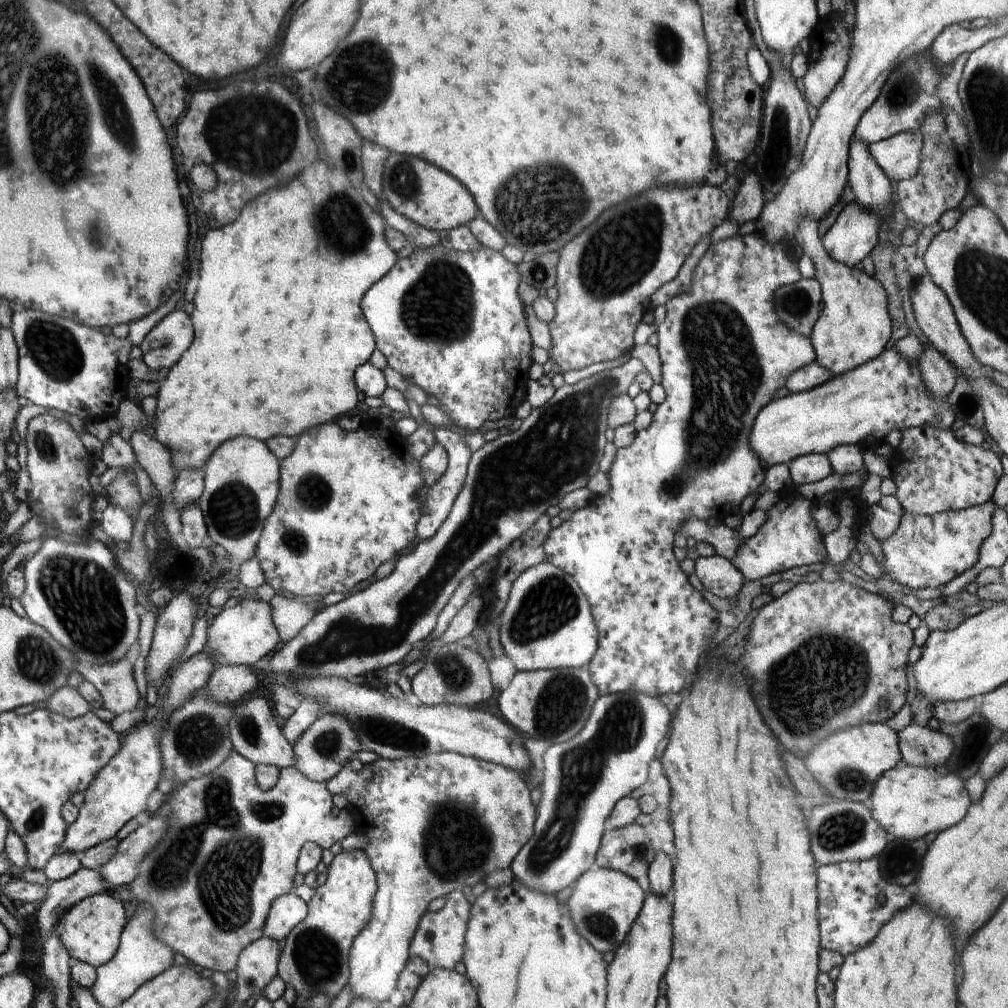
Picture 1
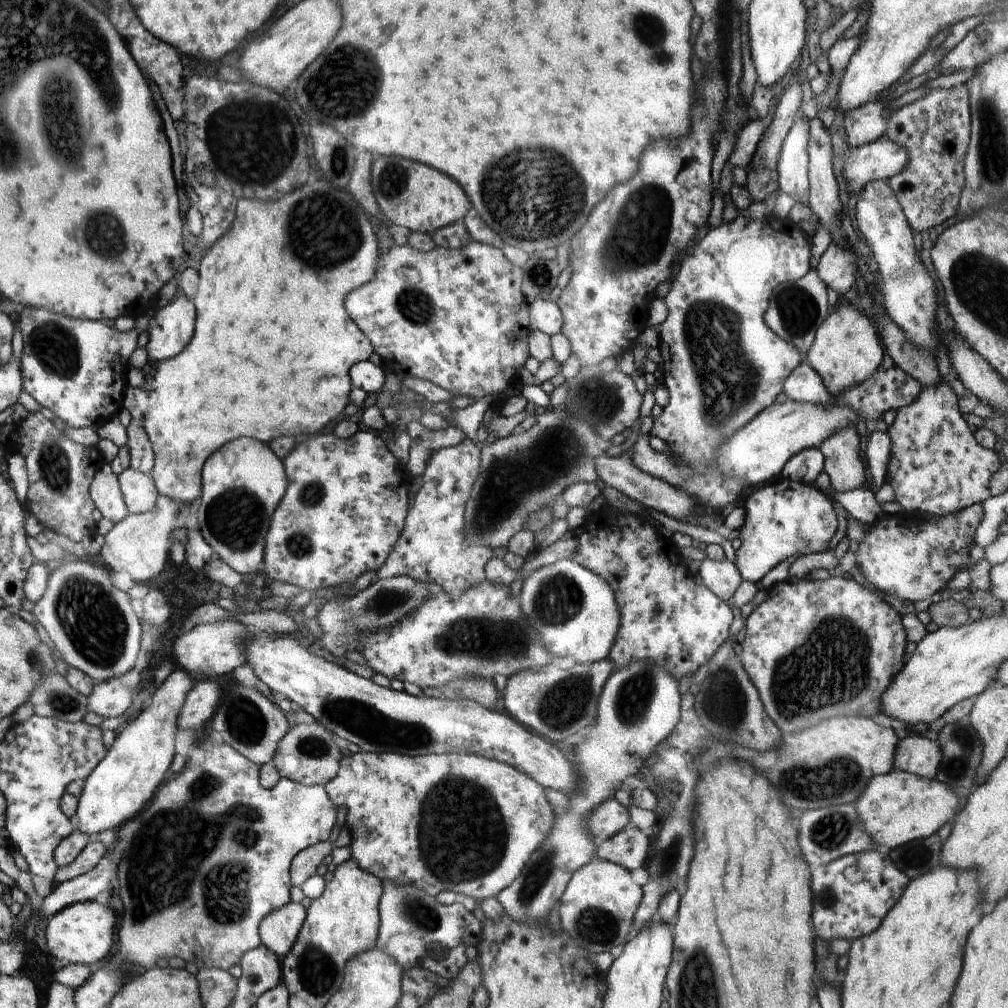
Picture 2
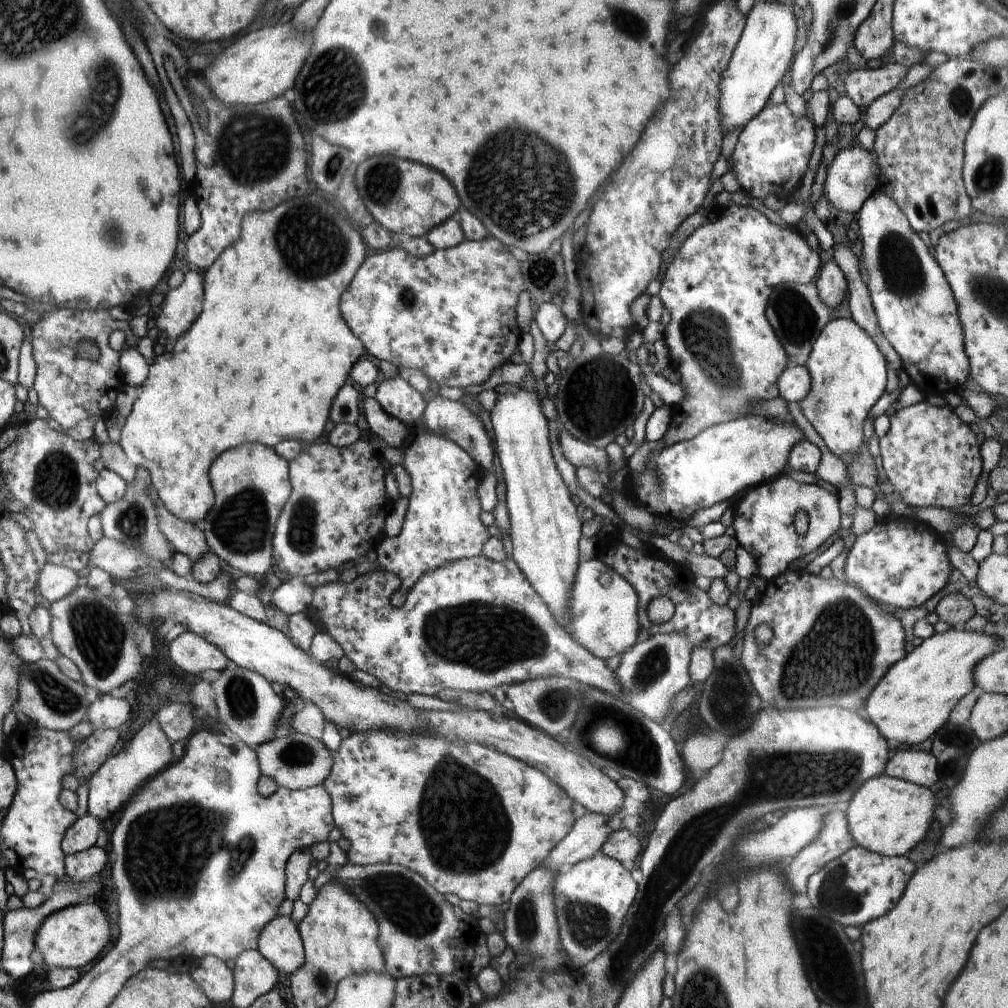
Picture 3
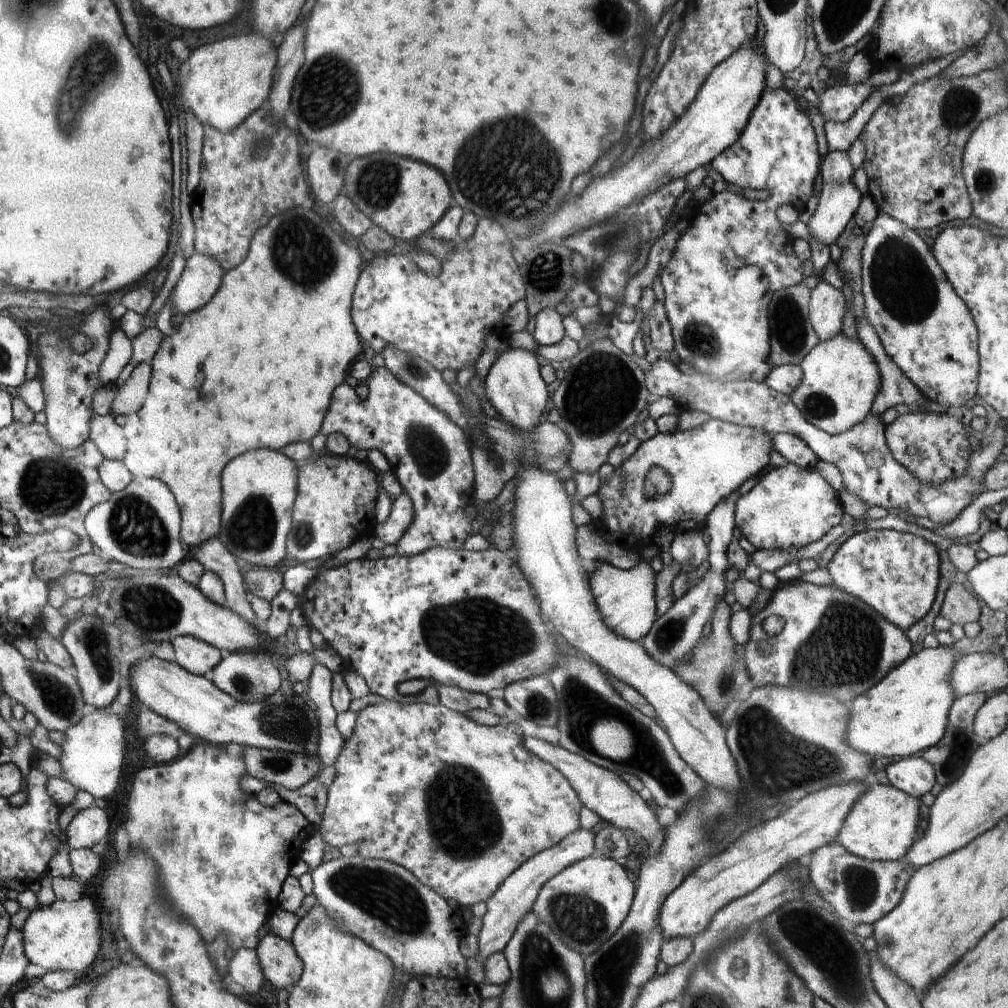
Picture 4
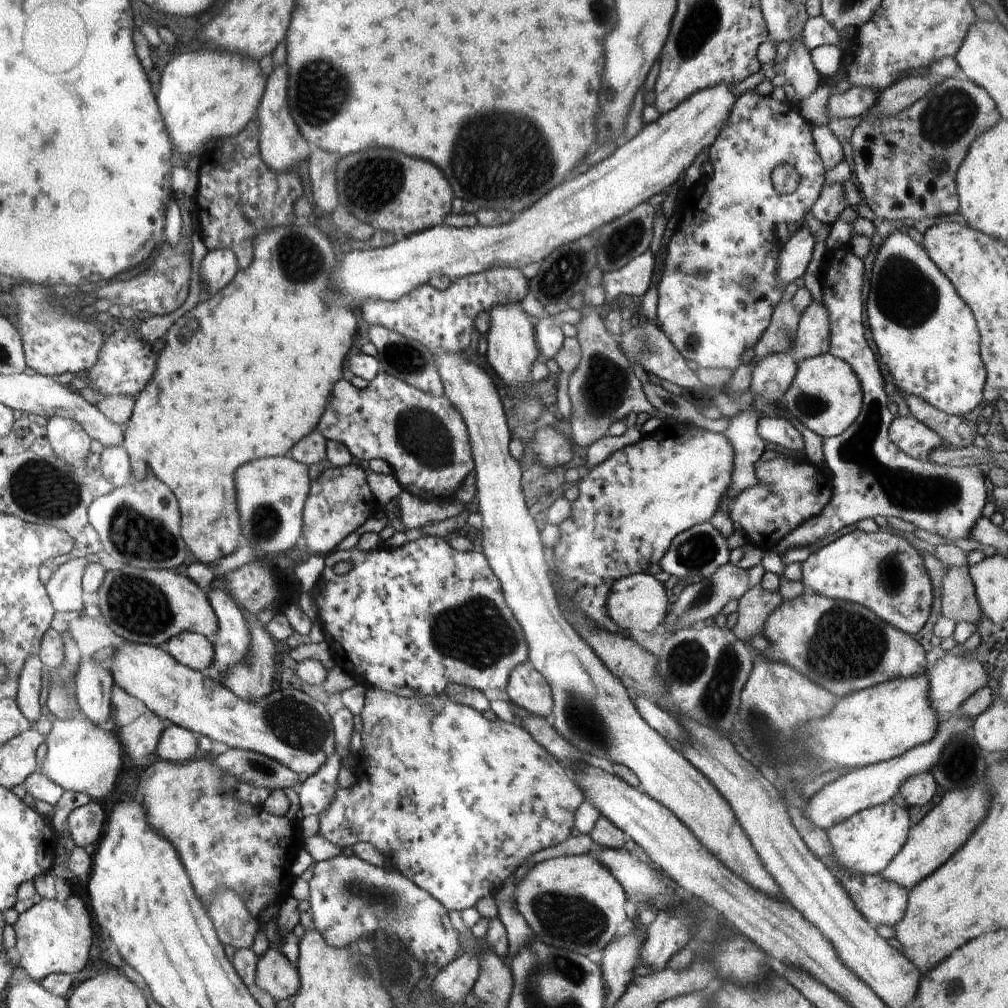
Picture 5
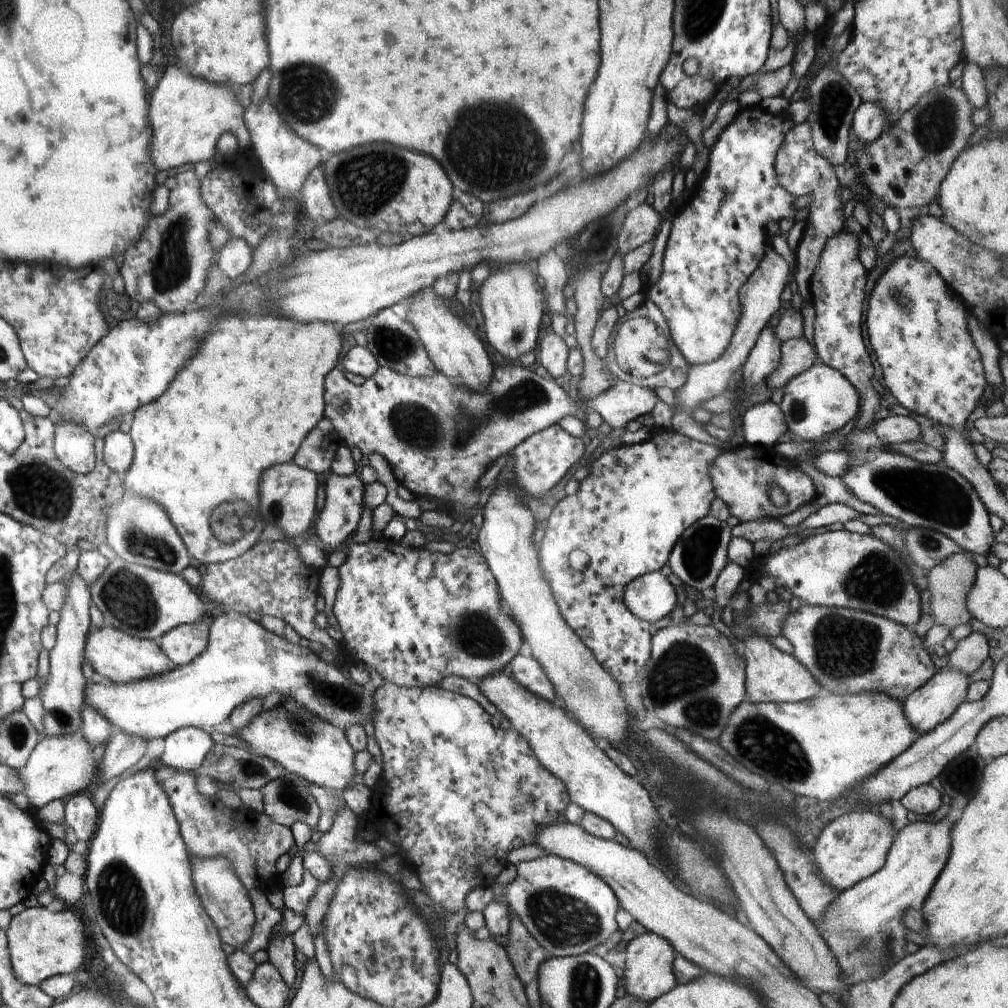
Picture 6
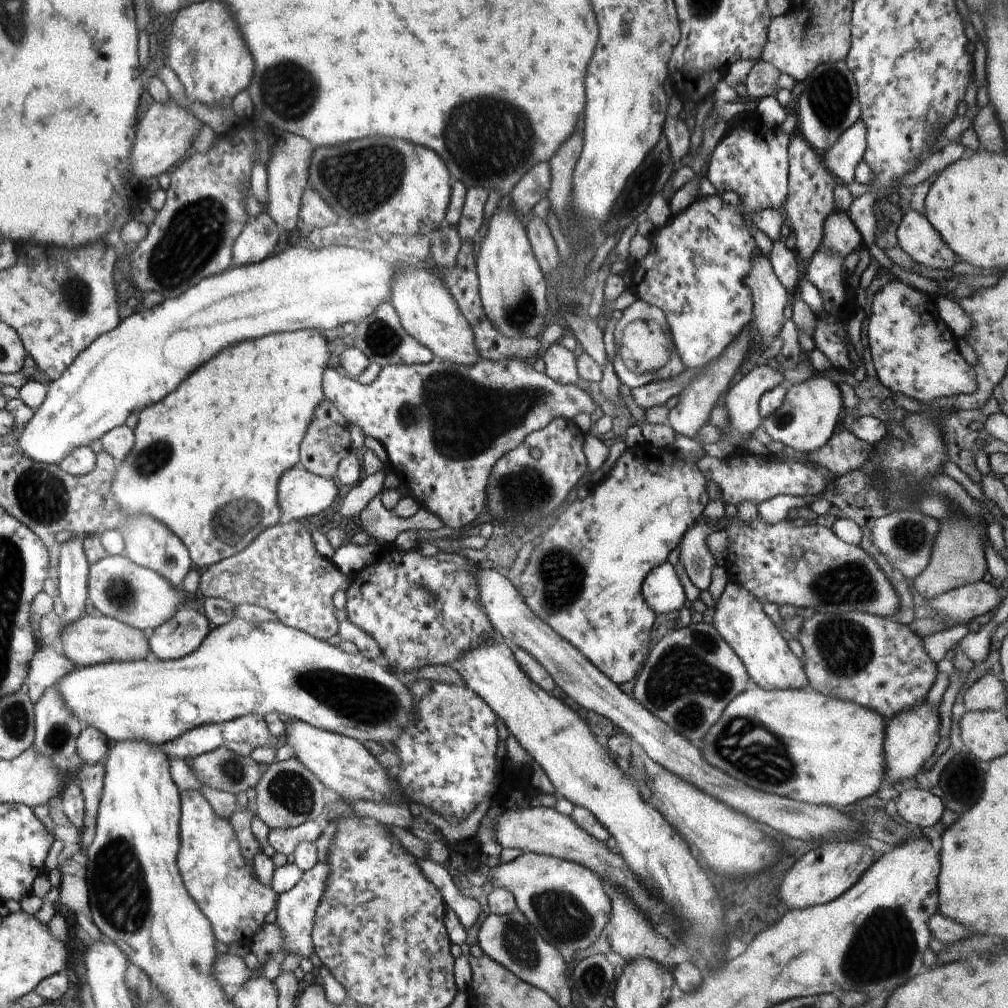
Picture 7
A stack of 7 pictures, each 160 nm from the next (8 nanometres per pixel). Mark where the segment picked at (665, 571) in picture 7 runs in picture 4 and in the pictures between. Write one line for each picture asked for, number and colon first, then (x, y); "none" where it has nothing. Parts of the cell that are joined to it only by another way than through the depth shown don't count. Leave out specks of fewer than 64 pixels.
4: (625, 599)
5: (637, 602)
6: (651, 597)

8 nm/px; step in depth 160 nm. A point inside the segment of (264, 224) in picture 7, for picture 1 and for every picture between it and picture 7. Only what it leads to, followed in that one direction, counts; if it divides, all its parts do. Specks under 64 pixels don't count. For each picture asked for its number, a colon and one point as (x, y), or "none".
1: (162, 347)
2: (170, 328)
3: (182, 306)
4: (202, 275)
5: (217, 269)
6: (235, 258)

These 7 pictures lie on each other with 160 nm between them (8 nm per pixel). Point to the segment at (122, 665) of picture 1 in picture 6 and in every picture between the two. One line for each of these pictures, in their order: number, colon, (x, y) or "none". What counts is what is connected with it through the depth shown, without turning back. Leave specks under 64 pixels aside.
2: (111, 698)
3: (106, 711)
4: (92, 755)
5: (81, 757)
6: (59, 766)

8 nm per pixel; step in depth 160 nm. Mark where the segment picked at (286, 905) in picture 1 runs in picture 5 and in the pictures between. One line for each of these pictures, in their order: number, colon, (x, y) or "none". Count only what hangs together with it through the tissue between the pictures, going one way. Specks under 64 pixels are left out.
2: (278, 930)
3: (280, 942)
4: (281, 965)
5: (275, 974)

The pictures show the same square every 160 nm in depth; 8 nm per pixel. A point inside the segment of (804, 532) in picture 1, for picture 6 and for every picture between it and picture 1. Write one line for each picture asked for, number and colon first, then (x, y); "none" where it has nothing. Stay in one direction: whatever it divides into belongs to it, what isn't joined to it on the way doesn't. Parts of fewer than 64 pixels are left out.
2: (790, 517)
3: (764, 521)
4: (790, 507)
5: (788, 492)
6: (742, 476)

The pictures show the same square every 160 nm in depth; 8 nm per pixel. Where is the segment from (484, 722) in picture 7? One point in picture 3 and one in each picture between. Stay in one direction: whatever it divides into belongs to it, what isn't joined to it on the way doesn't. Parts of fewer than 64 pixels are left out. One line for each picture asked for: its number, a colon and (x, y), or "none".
3: (472, 821)
4: (399, 792)
5: (456, 802)
6: (445, 766)

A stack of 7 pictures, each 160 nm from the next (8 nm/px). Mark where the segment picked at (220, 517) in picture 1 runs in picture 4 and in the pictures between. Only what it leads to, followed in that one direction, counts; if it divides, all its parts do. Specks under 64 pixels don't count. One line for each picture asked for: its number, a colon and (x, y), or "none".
2: (243, 482)
3: (251, 484)
4: (259, 487)

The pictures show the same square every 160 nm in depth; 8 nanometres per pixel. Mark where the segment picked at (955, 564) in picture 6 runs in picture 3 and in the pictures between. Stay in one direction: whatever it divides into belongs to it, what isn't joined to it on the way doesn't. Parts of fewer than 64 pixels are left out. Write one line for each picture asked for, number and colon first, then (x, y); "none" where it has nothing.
3: (955, 609)
4: (960, 606)
5: (958, 601)

